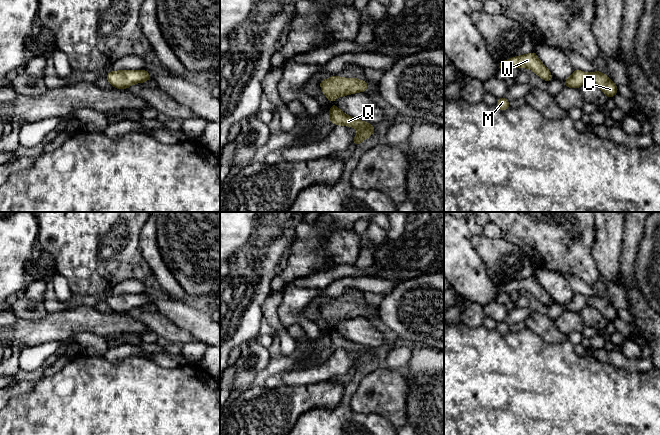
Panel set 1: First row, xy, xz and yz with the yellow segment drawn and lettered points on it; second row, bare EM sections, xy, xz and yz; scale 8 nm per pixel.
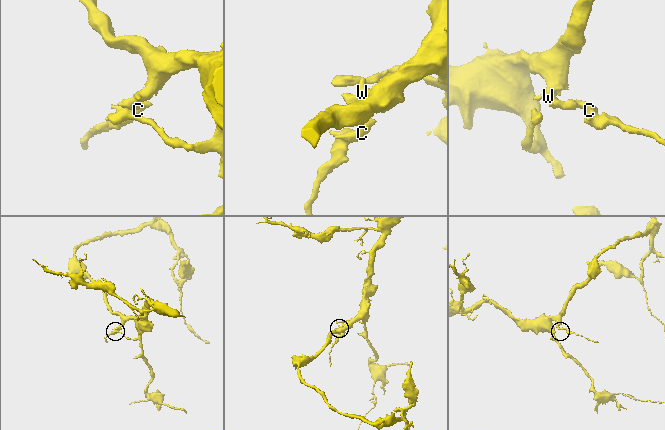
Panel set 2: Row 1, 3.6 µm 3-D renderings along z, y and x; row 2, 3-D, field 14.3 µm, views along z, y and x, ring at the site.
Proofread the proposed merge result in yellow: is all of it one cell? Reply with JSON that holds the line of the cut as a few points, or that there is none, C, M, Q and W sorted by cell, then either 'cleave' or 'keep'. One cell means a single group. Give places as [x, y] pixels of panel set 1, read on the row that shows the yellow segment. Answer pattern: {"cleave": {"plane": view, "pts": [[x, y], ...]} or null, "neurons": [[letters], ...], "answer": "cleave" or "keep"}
{"cleave": null, "neurons": [["C", "M", "Q", "W"]], "answer": "keep"}

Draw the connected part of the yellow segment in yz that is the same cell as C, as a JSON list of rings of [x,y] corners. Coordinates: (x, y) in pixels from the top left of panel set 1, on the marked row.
[[[574,69],[572,75],[563,81],[565,87],[580,88],[587,80],[595,83],[608,98],[612,98],[618,94],[618,86],[604,73],[595,71],[592,73],[584,73],[579,69]]]

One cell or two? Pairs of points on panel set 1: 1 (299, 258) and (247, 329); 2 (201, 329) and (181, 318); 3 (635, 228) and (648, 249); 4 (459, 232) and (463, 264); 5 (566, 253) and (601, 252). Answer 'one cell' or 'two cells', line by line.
1: two cells
2: one cell
3: one cell
4: one cell
5: two cells

